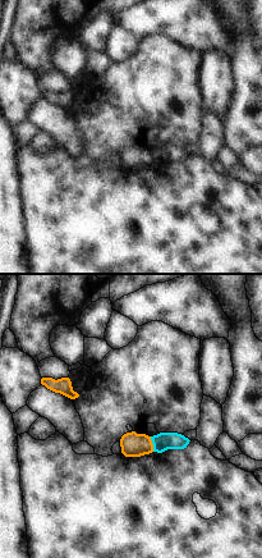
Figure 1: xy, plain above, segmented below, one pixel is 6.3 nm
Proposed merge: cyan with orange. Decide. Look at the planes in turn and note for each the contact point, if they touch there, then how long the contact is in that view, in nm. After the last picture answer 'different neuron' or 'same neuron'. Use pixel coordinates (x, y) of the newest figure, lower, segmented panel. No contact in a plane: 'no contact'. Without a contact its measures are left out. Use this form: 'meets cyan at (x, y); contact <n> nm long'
meets cyan at (154, 444); contact 100 nm long

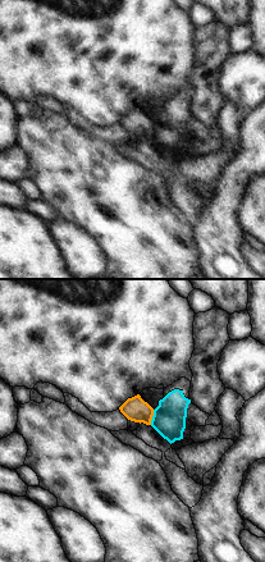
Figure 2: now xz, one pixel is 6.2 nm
meets cyan at (152, 417); contact 100 nm long

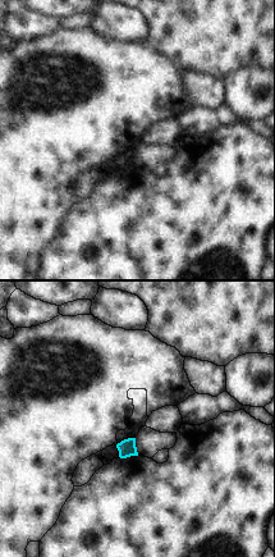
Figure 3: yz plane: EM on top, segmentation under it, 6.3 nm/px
no contact

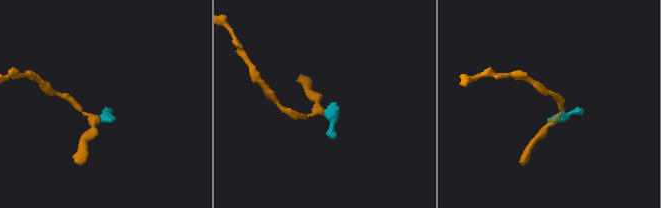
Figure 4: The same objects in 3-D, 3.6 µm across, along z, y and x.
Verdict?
different neuron

